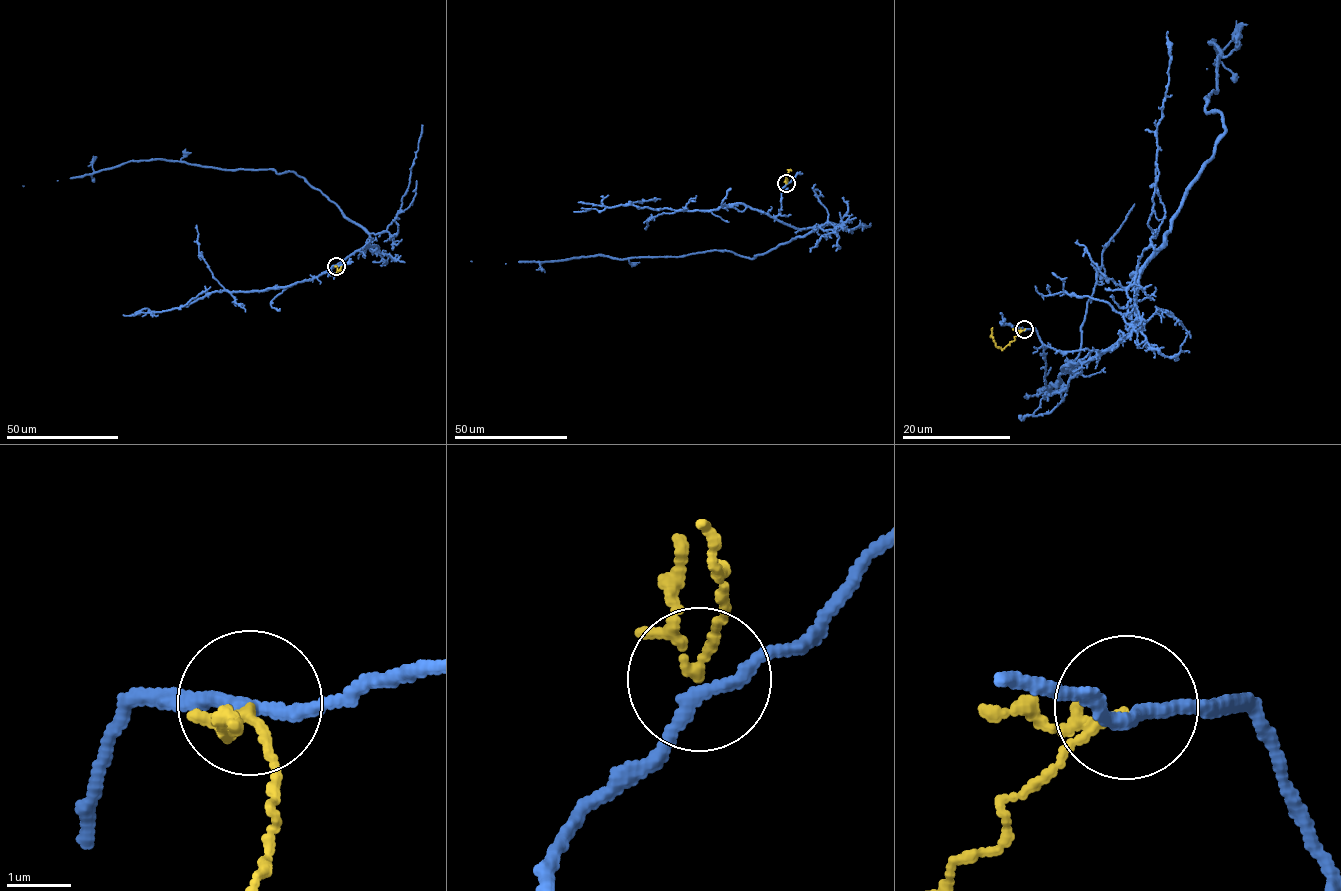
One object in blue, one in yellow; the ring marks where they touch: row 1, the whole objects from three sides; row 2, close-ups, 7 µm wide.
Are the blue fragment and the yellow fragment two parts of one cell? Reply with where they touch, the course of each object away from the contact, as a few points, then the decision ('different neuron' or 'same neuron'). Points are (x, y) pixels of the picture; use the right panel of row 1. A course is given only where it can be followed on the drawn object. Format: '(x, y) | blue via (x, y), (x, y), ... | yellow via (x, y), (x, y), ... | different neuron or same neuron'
(1024, 329) | blue via (1025, 329), (1104, 351), (1135, 328), (1137, 276), (1226, 131), (1206, 112), (1213, 39), (1207, 69) | yellow via (1025, 329), (1002, 349), (995, 345), (993, 328) | same neuron

